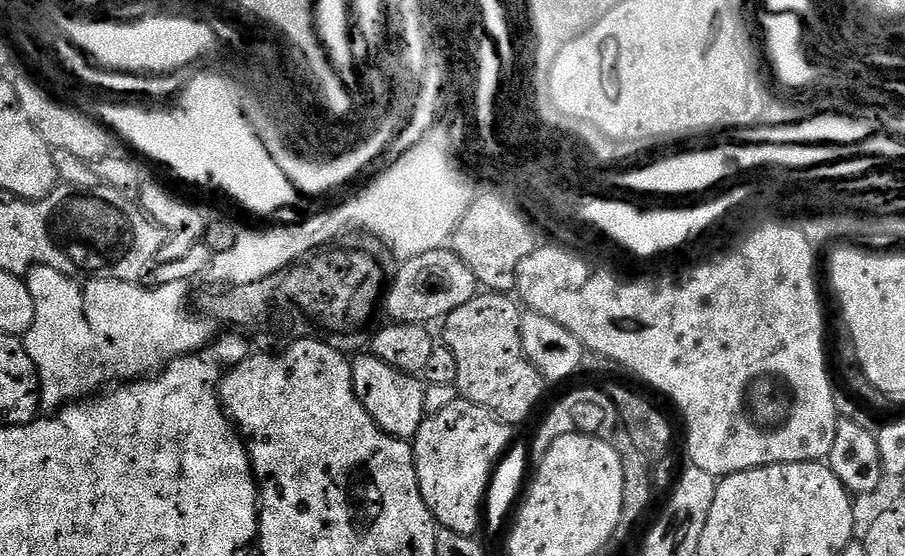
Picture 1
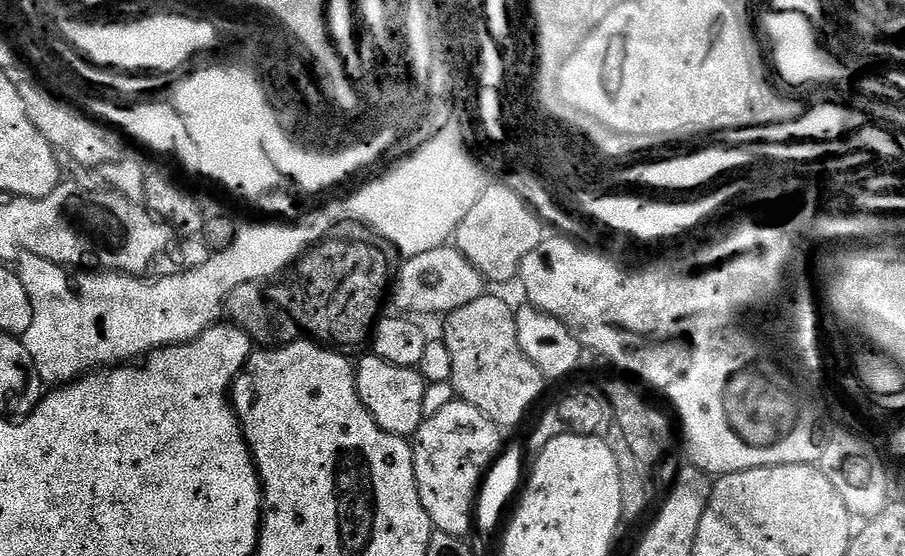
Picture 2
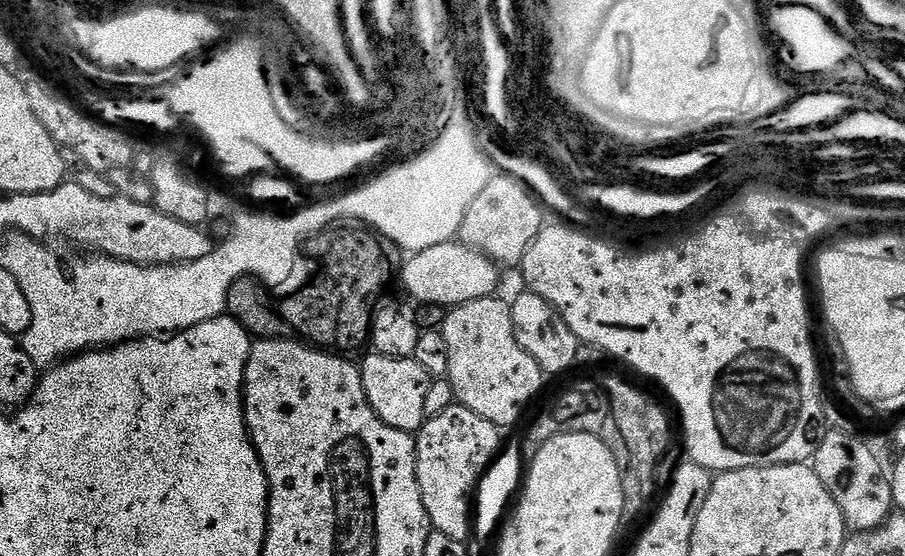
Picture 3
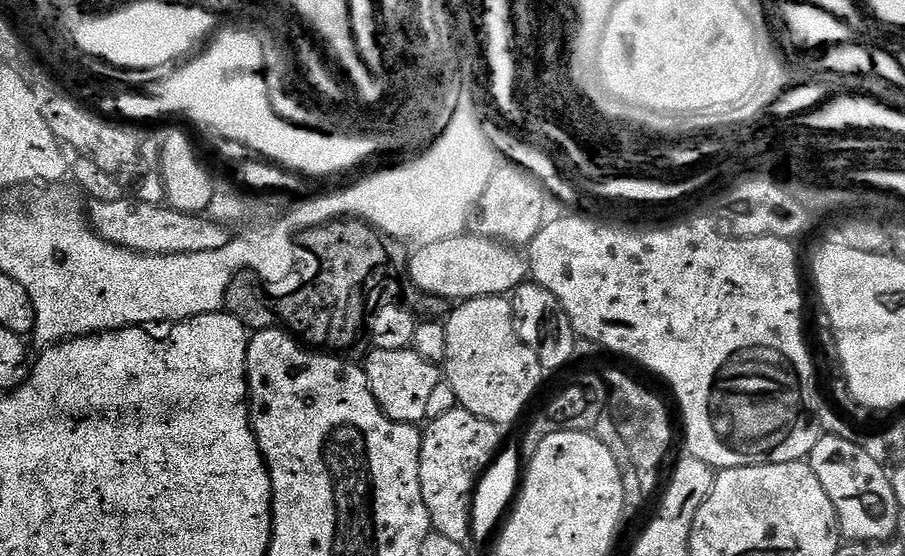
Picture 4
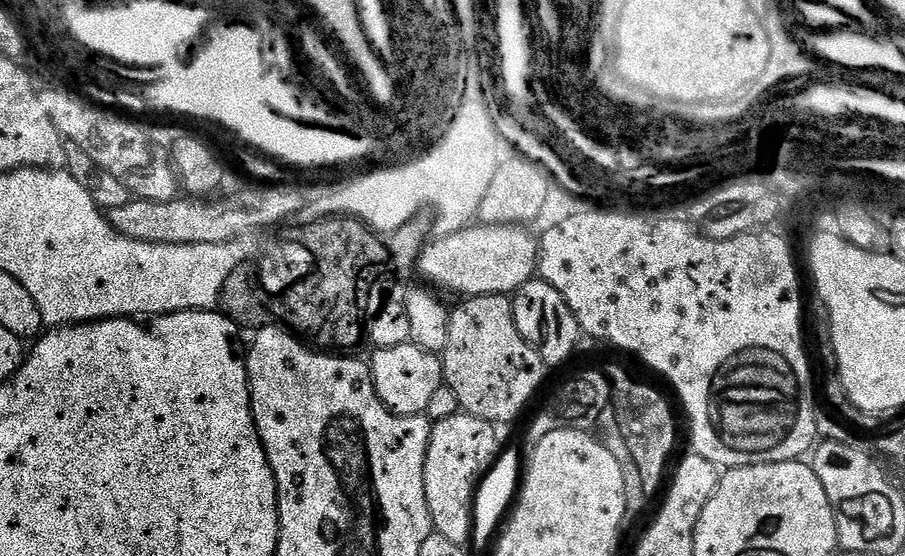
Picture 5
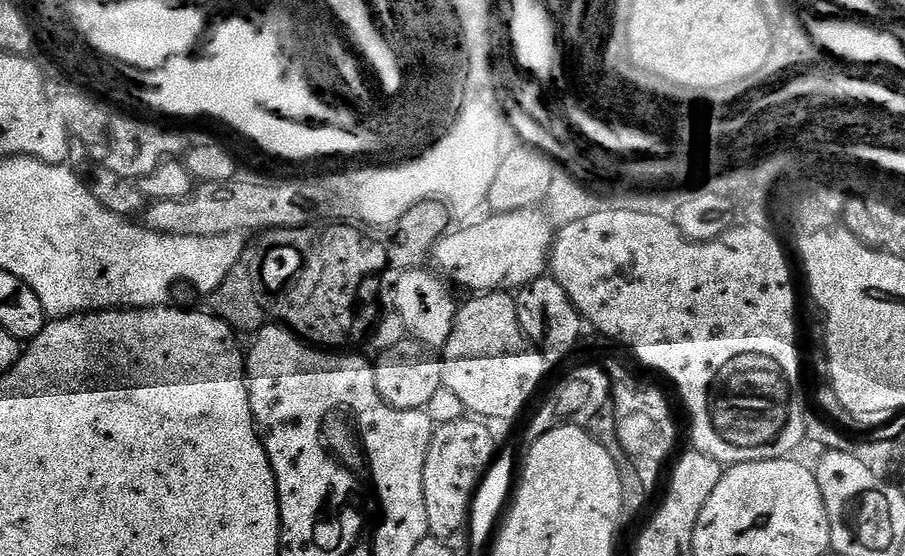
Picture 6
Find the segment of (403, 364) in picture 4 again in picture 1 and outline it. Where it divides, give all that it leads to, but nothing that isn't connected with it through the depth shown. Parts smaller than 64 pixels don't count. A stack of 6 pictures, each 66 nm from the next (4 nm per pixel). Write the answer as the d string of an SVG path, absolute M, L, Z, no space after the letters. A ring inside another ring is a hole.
M365 354L352 364L352 388L364 407L364 412L388 436L397 436L404 442L411 441L418 426L425 418L424 389L415 375L398 372L382 363L378 357Z

